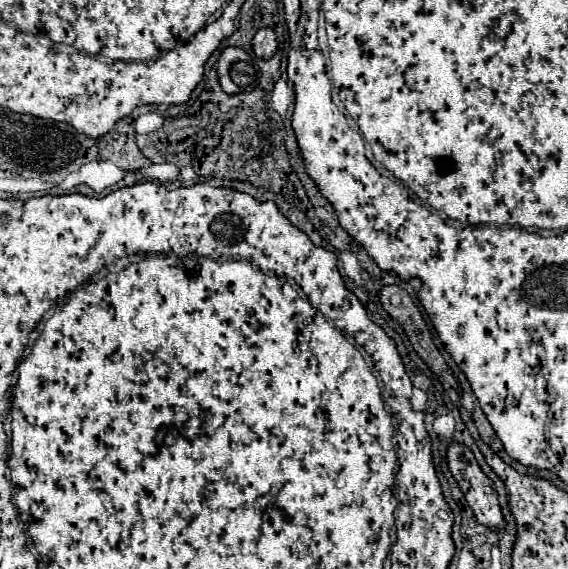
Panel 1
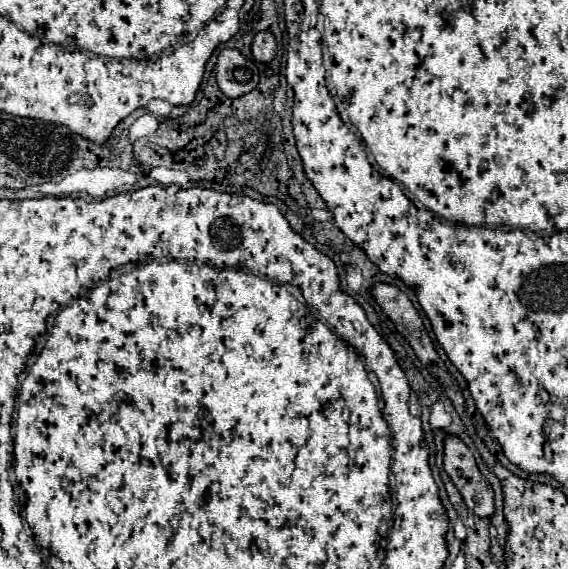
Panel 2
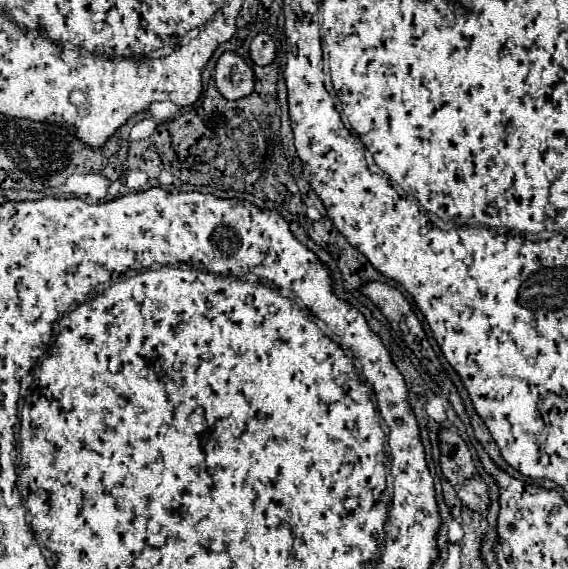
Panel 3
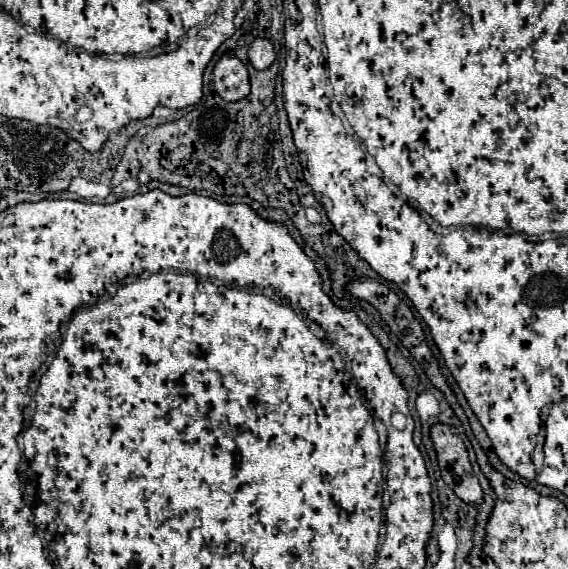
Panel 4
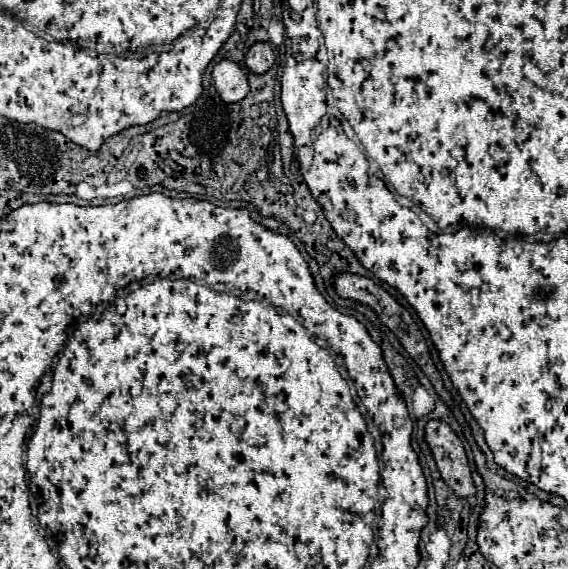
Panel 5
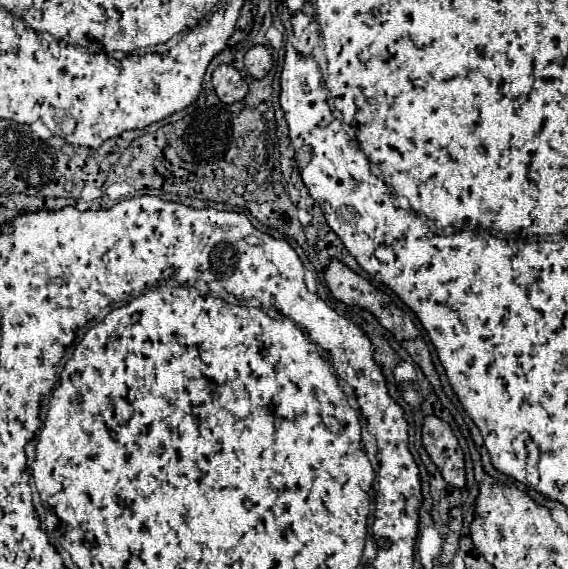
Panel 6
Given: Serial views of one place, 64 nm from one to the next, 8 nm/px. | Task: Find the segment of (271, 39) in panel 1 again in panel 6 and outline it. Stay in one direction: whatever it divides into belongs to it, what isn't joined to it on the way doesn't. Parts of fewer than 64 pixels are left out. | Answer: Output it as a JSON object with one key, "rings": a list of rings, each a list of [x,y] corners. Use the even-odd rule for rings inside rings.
{"rings":[[[252,46],[244,56],[244,66],[252,78],[264,78],[272,68],[272,56],[266,46]]]}

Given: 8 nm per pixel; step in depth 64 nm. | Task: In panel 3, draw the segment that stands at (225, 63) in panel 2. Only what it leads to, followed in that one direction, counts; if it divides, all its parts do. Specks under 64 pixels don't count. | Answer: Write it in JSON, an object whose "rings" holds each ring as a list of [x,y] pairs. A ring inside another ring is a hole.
{"rings":[[[224,52],[214,68],[216,88],[228,100],[238,100],[254,90],[254,70],[236,54]]]}

